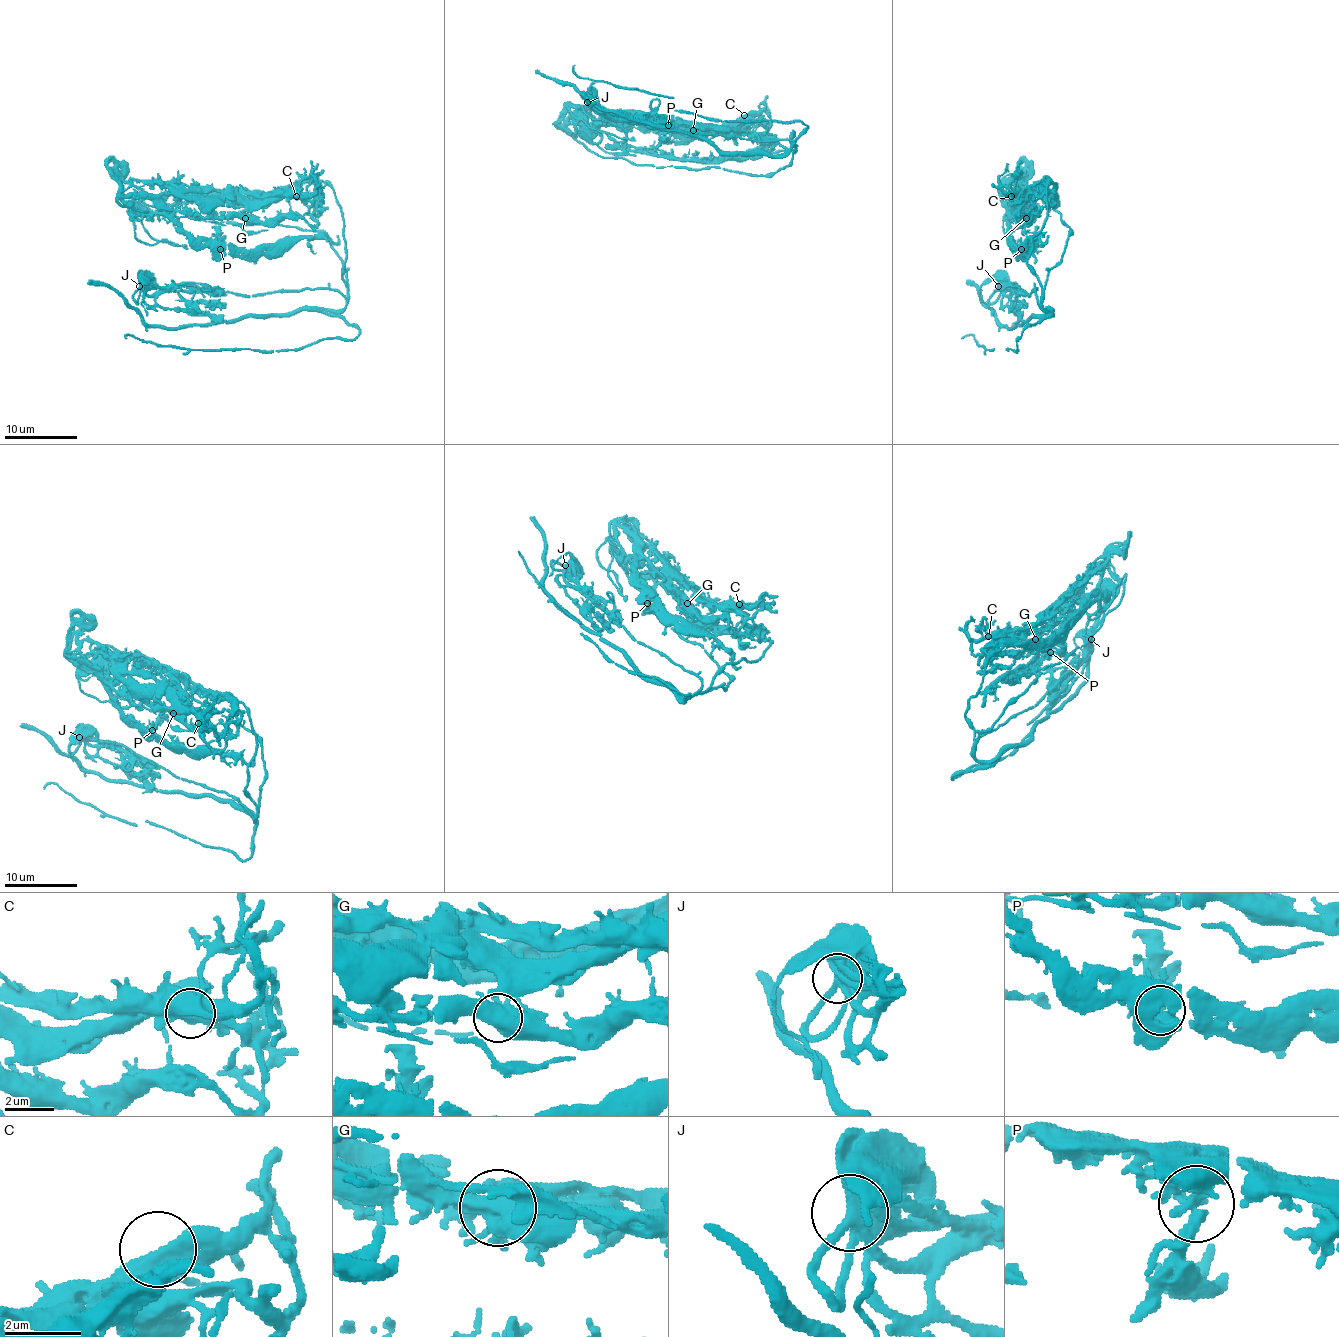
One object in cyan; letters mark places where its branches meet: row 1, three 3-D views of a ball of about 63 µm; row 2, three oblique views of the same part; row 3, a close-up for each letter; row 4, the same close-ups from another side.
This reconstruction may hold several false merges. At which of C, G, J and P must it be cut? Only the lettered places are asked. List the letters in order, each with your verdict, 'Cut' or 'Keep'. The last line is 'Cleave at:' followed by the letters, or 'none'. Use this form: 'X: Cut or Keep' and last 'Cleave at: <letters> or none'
C: Keep
G: Keep
J: Keep
P: Keep
Cleave at: none

